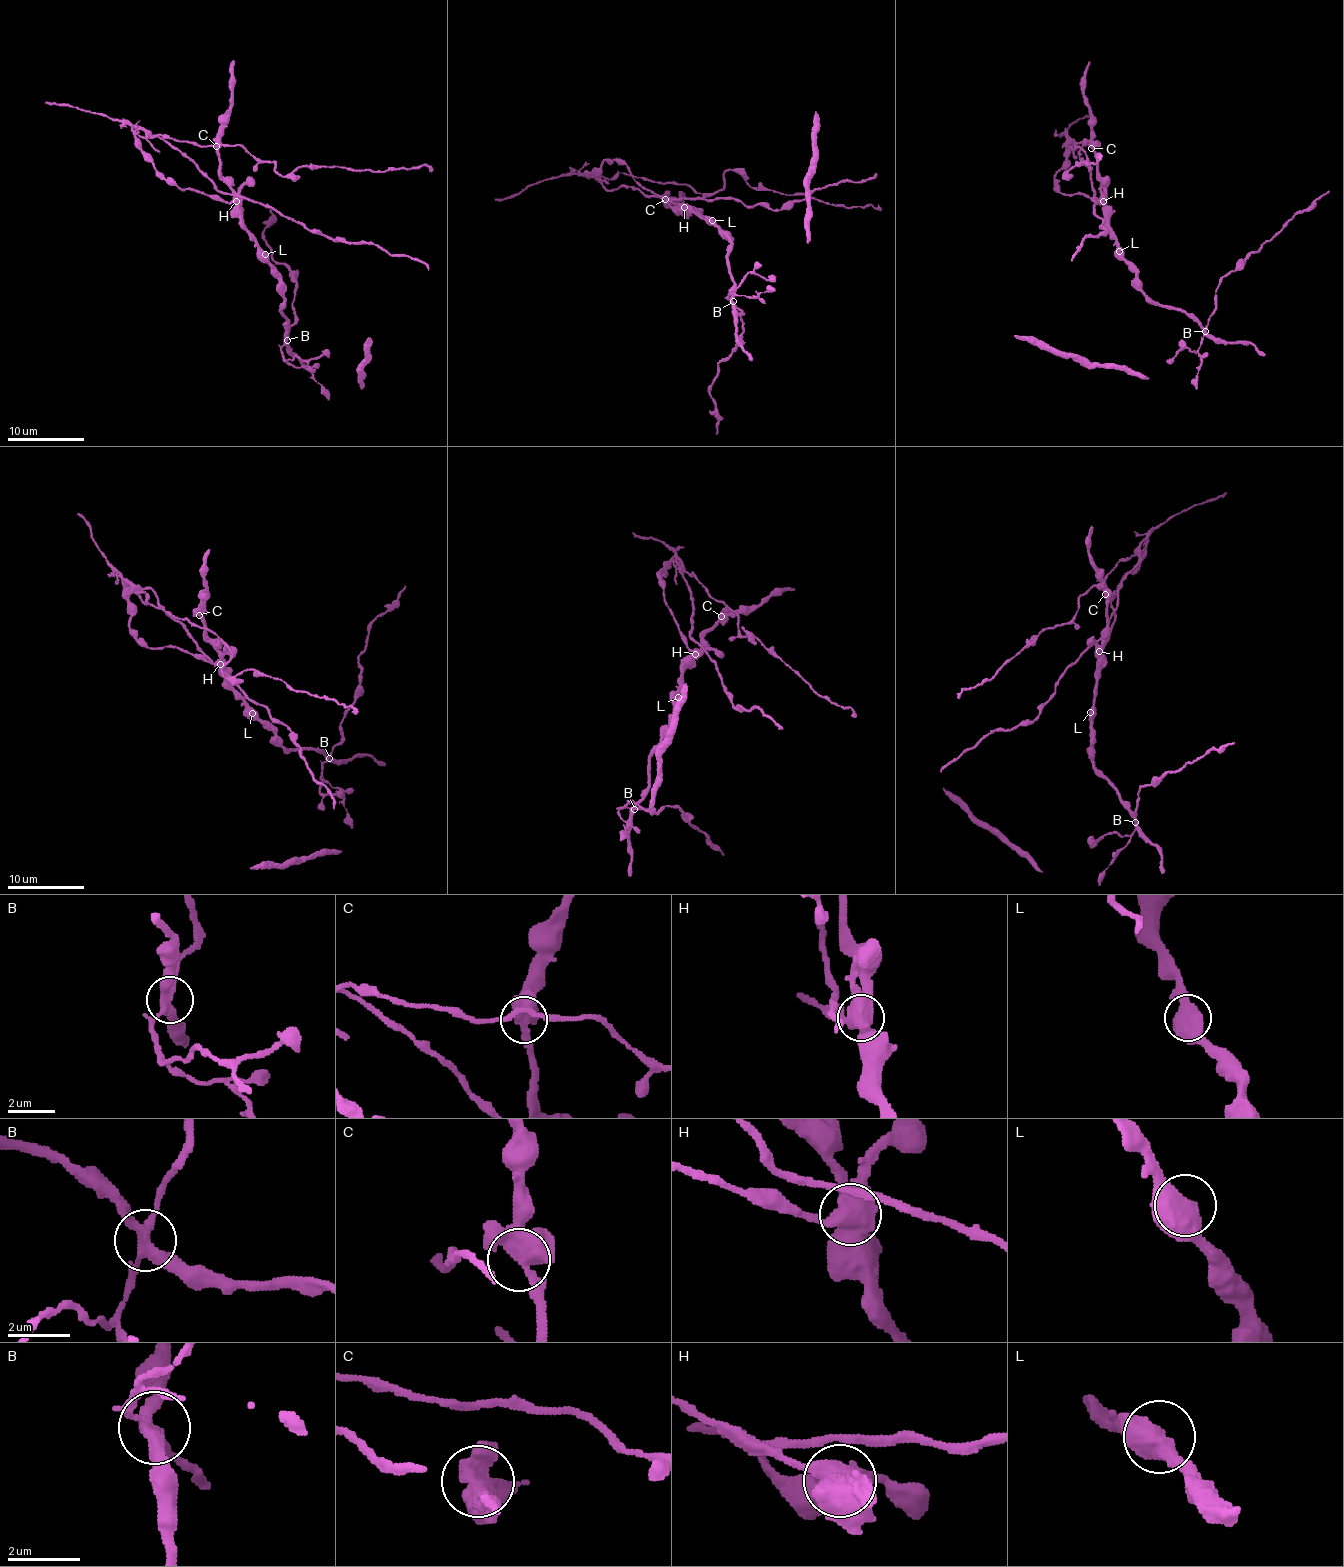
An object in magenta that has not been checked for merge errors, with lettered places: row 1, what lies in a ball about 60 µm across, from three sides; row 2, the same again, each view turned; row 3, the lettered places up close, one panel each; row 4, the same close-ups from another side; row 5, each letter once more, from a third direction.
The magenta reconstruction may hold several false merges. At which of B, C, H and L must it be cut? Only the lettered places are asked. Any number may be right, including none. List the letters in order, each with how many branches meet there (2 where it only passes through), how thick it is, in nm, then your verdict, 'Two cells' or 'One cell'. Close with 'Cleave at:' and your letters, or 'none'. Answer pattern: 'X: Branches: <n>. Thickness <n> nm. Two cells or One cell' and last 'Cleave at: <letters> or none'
B: Branches: 4. Thickness 320 nm. Two cells
C: Branches: 4. Thickness 480 nm. One cell
H: Branches: 4. Thickness 650 nm. Two cells
L: Branches: 4. Thickness 480 nm. One cell
Cleave at: B, H

